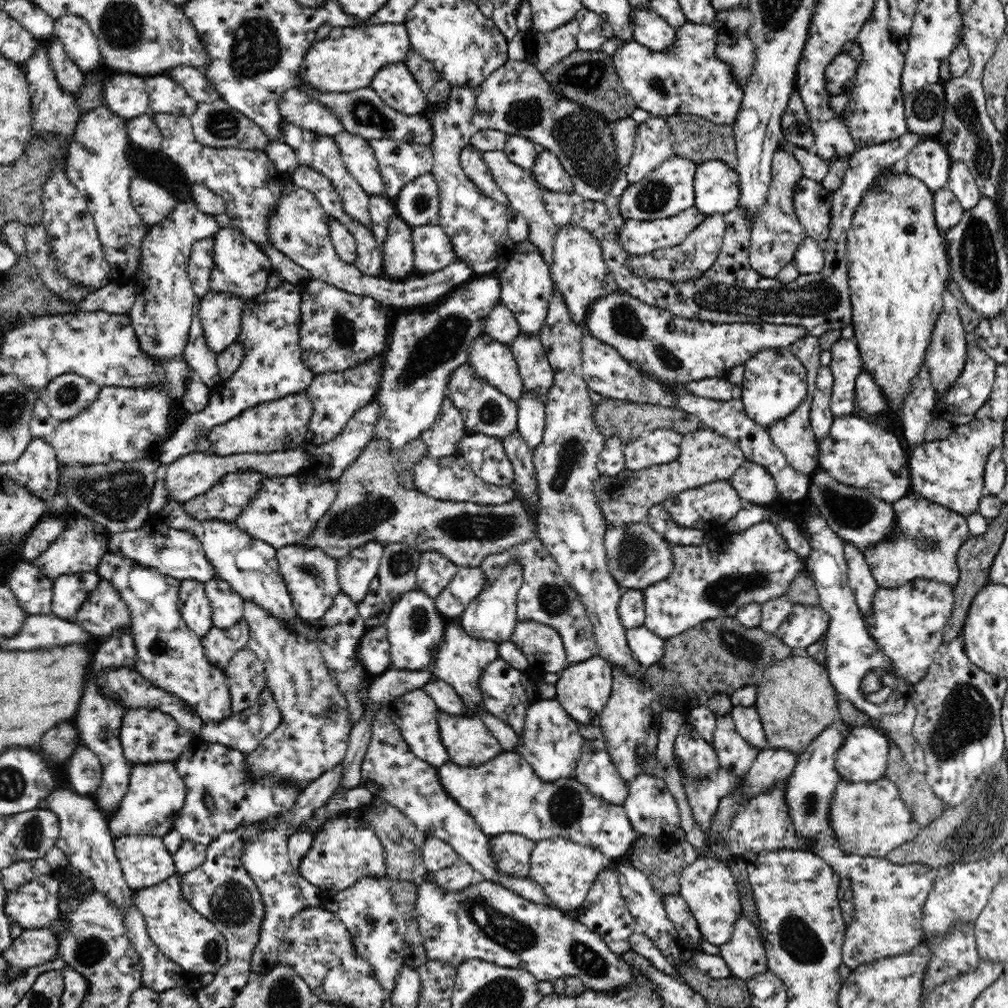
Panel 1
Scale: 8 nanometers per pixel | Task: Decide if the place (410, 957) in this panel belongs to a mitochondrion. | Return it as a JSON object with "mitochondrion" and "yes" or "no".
{"mitochondrion":"no"}

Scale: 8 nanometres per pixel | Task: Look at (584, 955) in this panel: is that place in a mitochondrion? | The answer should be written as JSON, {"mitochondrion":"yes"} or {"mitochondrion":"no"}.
{"mitochondrion":"yes"}

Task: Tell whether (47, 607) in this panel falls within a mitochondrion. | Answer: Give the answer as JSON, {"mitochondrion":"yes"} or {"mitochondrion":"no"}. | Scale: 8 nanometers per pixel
{"mitochondrion":"no"}

